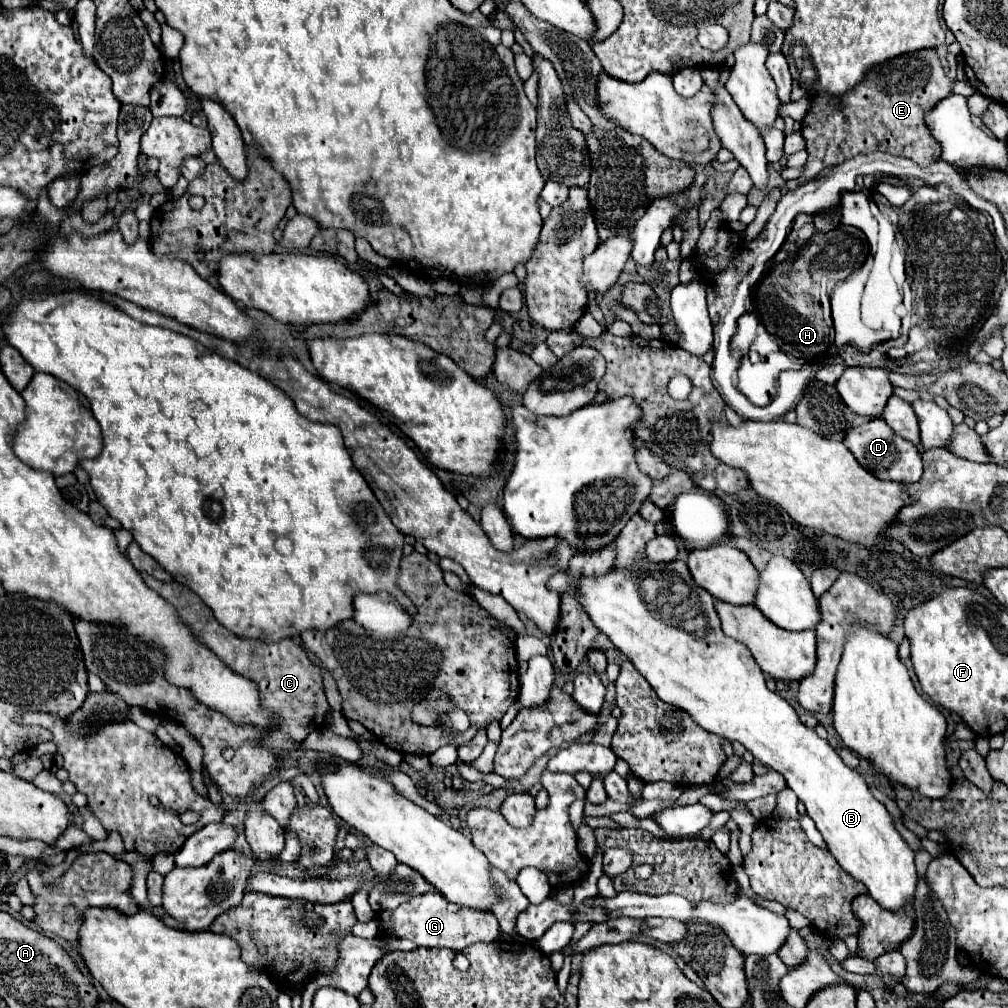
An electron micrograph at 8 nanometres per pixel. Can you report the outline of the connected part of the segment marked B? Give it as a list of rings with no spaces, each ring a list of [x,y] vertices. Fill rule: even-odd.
[[[644,557],[638,565],[612,567],[604,575],[582,575],[578,579],[572,579],[568,569],[558,569],[548,579],[548,589],[556,593],[574,593],[594,627],[600,633],[604,633],[614,643],[614,647],[640,671],[640,675],[652,685],[660,699],[690,713],[690,717],[702,729],[730,741],[740,741],[754,755],[756,761],[782,773],[786,785],[798,795],[798,799],[806,807],[806,813],[816,823],[816,829],[822,833],[828,851],[834,855],[834,859],[840,863],[844,871],[848,871],[852,877],[866,885],[868,893],[876,903],[880,903],[884,909],[896,911],[912,901],[918,883],[914,851],[896,831],[894,819],[890,817],[886,807],[872,795],[864,777],[856,769],[846,767],[834,751],[834,747],[830,747],[826,739],[818,737],[814,729],[804,727],[794,707],[766,687],[764,673],[758,669],[746,645],[730,637],[724,637],[720,629],[720,619],[714,609],[714,599],[708,591],[696,585],[684,561],[652,563]],[[692,617],[700,617],[704,631],[690,629]]]

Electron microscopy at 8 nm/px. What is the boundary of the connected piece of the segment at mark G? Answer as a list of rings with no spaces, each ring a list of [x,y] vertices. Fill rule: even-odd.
[[[426,893],[412,897],[390,913],[390,937],[410,939],[418,947],[448,947],[452,951],[462,951],[472,943],[490,943],[500,937],[500,925],[490,911],[466,909],[446,901],[440,893]]]

